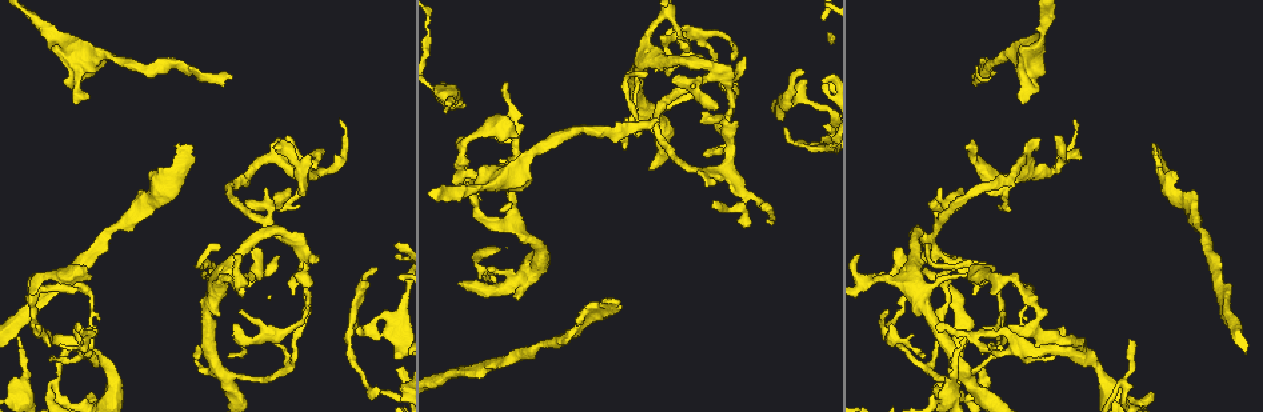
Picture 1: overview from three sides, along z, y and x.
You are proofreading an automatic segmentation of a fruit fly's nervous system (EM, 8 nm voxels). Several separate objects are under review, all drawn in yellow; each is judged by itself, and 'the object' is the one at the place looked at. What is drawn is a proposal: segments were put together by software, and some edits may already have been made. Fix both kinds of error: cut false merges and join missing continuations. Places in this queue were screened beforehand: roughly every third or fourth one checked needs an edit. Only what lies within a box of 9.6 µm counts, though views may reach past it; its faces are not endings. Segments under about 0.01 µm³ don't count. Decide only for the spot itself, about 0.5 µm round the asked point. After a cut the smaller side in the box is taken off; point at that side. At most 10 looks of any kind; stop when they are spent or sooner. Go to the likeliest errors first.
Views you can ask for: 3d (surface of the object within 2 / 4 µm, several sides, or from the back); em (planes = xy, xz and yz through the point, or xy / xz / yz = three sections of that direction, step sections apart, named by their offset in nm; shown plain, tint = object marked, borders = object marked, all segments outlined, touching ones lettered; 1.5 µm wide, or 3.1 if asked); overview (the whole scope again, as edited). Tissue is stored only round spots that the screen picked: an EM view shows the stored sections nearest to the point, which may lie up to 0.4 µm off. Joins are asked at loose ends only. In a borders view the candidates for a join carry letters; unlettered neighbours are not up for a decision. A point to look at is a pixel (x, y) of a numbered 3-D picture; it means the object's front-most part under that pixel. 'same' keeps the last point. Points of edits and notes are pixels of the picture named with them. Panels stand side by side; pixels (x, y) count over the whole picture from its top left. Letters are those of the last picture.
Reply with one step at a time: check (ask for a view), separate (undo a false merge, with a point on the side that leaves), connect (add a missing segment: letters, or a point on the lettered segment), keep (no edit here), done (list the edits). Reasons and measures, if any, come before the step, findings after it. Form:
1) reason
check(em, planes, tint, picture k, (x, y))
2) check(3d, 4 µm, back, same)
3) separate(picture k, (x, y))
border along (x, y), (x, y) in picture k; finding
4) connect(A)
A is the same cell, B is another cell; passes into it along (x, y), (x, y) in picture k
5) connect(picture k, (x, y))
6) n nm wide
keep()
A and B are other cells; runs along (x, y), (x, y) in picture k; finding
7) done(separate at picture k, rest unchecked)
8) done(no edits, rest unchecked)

an open end
check(em, planes, tint, picture 1, (973, 78))

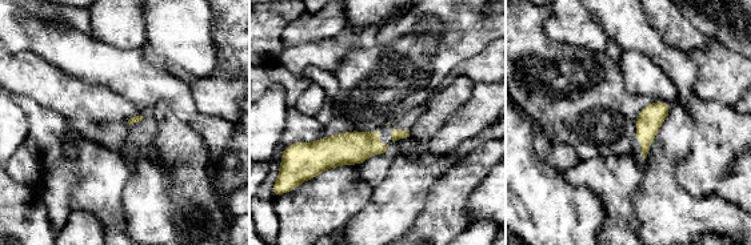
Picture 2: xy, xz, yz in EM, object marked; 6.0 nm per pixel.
see the neighbours
check(em, planes, borders, same)

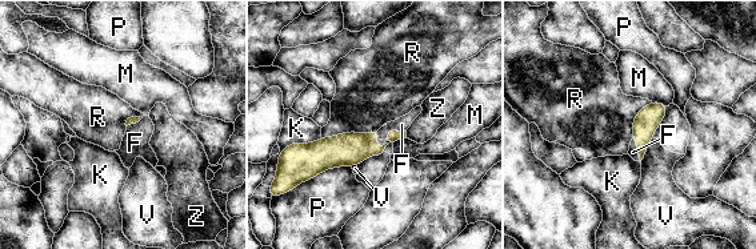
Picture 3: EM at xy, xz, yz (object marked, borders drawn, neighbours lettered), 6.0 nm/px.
R touches over 360 nm
connect(F)
F is the same cell, K, M, P, R, V and Z are other cells; passes into it along (352, 148), (375, 139), (402, 124) in picture 3; the neuron continues

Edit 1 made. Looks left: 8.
check(overview)

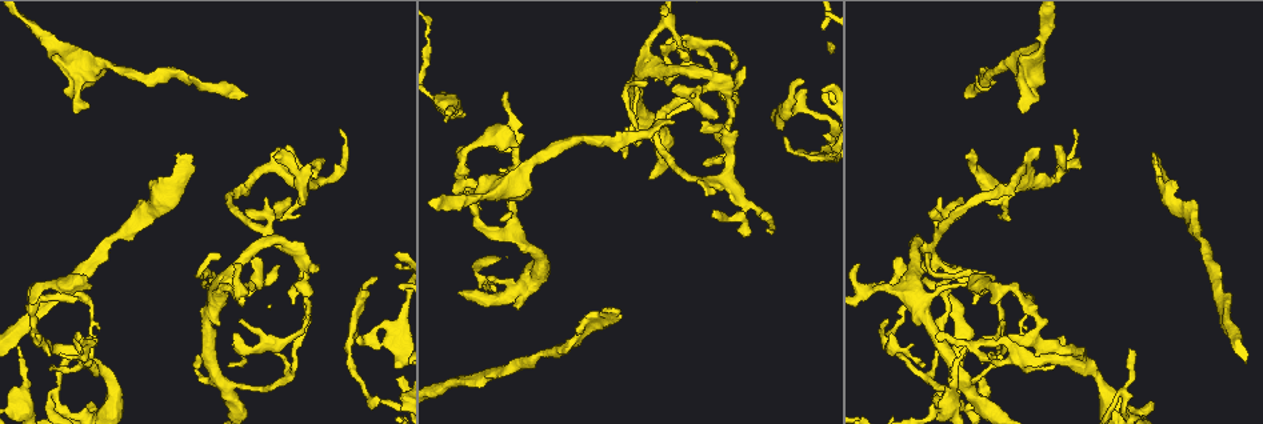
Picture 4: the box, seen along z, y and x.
free end
check(em, planes, borders, picture 4, (800, 78))

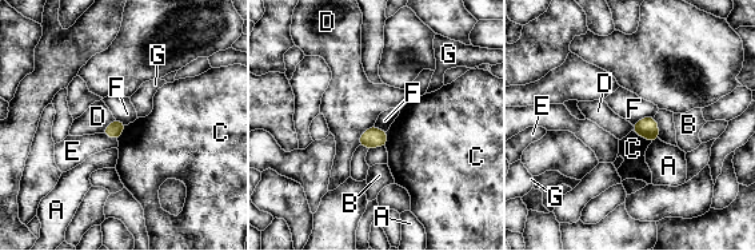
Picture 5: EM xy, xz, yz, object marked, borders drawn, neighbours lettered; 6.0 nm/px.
keep()
A, B, C, D, E, F and G are other cells; no lettered segment goes on from it

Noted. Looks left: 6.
four arms meet
check(em, yz, step 8, tint, picture 4, (219, 296))

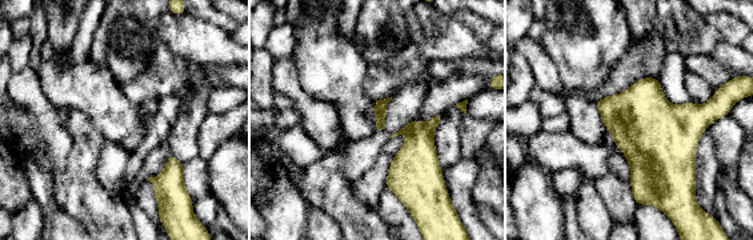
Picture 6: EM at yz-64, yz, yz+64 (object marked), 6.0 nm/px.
check(em, planes, borders, same)

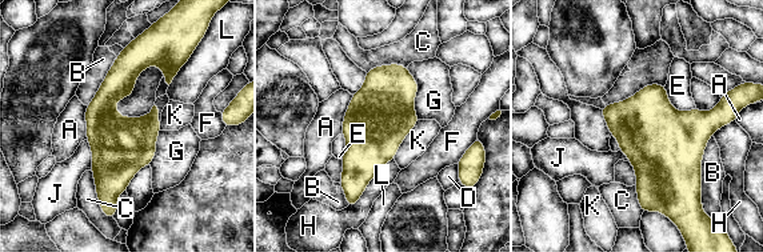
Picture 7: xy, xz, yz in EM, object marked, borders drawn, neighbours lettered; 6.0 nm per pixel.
keep()
A, B, C, D, E, F, G, H, J, K and L are other cells; runs along (135, 46), (108, 94), (112, 203) in picture 7; all the same neuron

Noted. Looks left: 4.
an open end
check(em, planes, borders, picture 4, (277, 155))

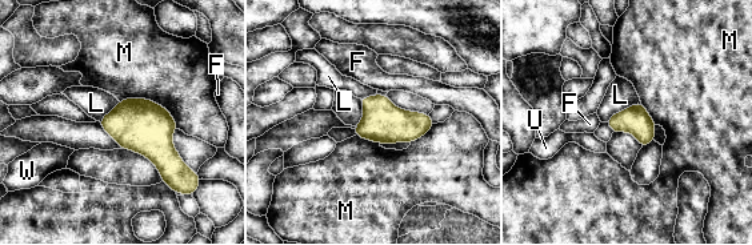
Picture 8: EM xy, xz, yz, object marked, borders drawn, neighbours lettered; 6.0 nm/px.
keep()
F, L, M, U and W are other cells; border along (640, 101), (615, 112), (606, 121) in picture 8; none of them fits

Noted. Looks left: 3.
done(connect at picture 3, rest unchecked)

